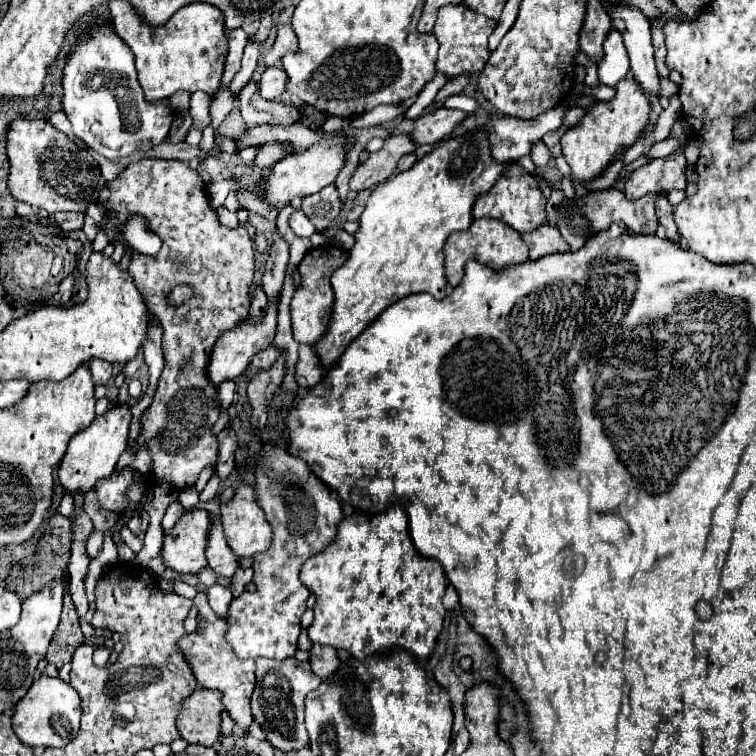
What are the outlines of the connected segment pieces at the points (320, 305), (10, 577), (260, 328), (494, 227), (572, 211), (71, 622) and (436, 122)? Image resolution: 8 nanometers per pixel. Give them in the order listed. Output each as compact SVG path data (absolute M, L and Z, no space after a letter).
M322 245L322 247L310 249L306 253L306 257L302 259L302 263L298 265L298 273L300 273L302 283L300 283L300 289L296 289L292 303L290 303L292 331L294 331L294 339L298 343L314 345L326 335L332 307L334 307L334 291L330 285L330 277L346 259L348 259L348 251L342 251L336 245Z
M54 515L44 529L42 539L38 541L36 553L30 555L28 559L22 559L16 563L8 575L6 575L6 589L12 593L18 593L22 601L26 601L32 593L40 593L46 583L56 583L56 581L70 581L68 575L68 561L70 561L70 547L72 547L72 521L62 515Z
M268 303L266 307L266 317L260 323L246 323L242 321L240 329L234 329L232 333L224 333L224 337L220 337L220 343L216 343L216 349L212 351L212 361L208 363L210 367L210 377L214 381L214 385L220 385L224 379L236 379L248 365L250 359L258 353L264 351L266 347L272 345L274 335L276 335L276 305Z
M476 219L470 229L452 233L444 245L444 253L446 253L446 277L452 287L456 287L462 281L464 263L468 259L480 261L494 271L502 271L512 265L520 265L528 259L528 247L524 245L520 233L516 233L510 225L498 219Z
M614 187L604 189L604 191L596 191L596 193L586 195L584 199L580 199L574 207L560 211L558 213L558 229L560 229L562 237L568 241L572 251L582 249L588 239L592 239L600 231L606 231L612 223L618 223L618 221L622 221L626 225L626 229L632 233L650 235L650 233L656 233L656 229L658 229L658 221L656 221L656 213L654 213L654 201L656 201L656 195L642 197L640 201L628 201L624 197L624 193L614 189Z
M66 585L66 593L64 593L64 609L62 609L62 619L60 625L54 631L54 637L50 641L46 659L48 663L54 663L58 669L66 663L70 663L76 647L80 645L80 641L84 641L82 629L80 629L80 621L78 615L74 611L74 603L70 597L70 587Z
M446 107L432 109L416 119L416 127L410 135L418 145L424 145L424 143L436 145L442 139L450 137L452 131L466 119L466 115L468 113L460 109L446 109Z

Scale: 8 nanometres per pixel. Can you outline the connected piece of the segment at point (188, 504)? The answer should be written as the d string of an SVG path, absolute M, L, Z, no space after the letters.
M195 486L187 487L180 491L178 499L185 510L191 510L199 502L199 494L196 491Z

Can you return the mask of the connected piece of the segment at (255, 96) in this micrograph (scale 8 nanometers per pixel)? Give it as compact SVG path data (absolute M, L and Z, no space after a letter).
M248 81L244 91L238 93L240 113L248 125L262 125L262 123L284 123L290 125L302 119L302 111L298 107L290 107L282 101L266 101L258 93L258 83Z

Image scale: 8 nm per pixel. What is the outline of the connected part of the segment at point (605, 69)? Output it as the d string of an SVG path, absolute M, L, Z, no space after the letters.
M614 29L608 33L608 39L604 41L604 59L598 65L600 83L616 87L620 79L628 77L628 69L630 69L628 53L624 49L620 33Z

